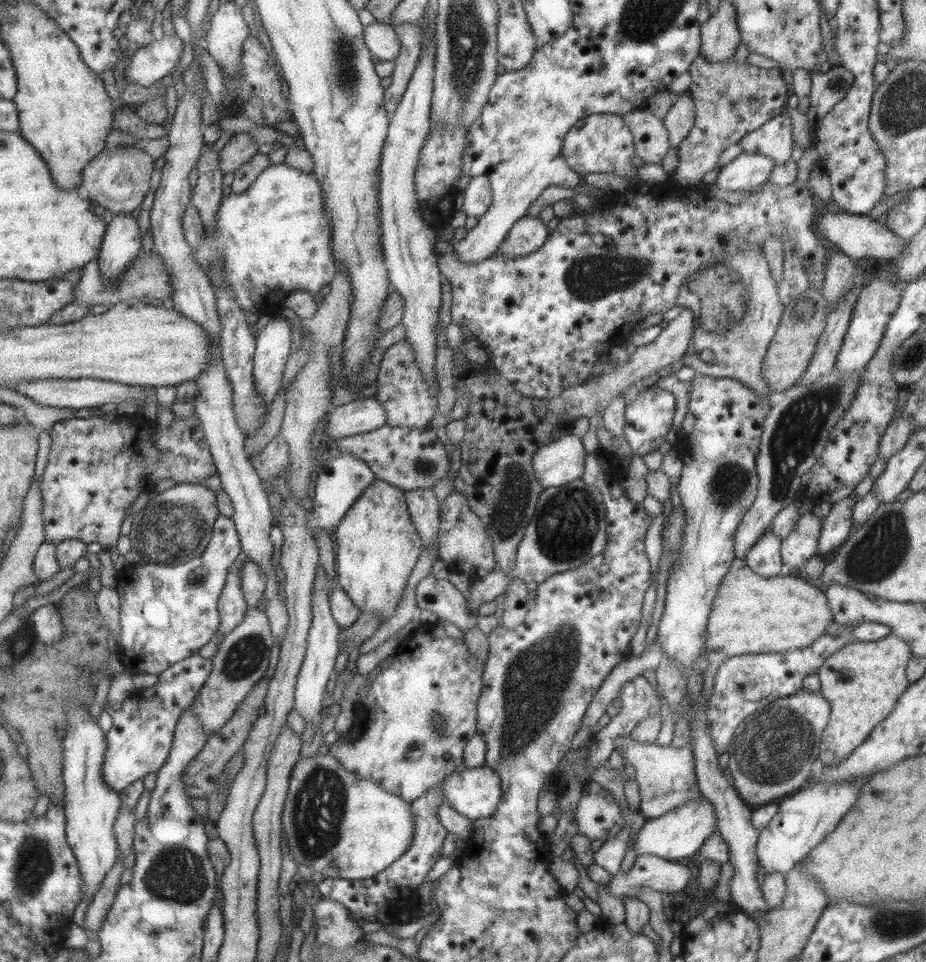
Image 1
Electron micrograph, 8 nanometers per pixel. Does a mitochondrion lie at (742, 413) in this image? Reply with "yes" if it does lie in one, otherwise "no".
no

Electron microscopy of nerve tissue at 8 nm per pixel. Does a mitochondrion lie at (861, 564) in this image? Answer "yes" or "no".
yes

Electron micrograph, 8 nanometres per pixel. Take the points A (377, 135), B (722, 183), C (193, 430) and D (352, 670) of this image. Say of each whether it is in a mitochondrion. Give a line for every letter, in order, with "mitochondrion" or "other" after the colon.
A: other
B: other
C: other
D: other

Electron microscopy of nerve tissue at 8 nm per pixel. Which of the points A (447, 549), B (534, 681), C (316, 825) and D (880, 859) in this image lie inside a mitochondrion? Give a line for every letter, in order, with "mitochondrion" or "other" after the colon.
A: other
B: mitochondrion
C: mitochondrion
D: other

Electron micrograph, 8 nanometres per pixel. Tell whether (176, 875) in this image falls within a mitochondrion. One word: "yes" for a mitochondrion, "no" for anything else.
yes

